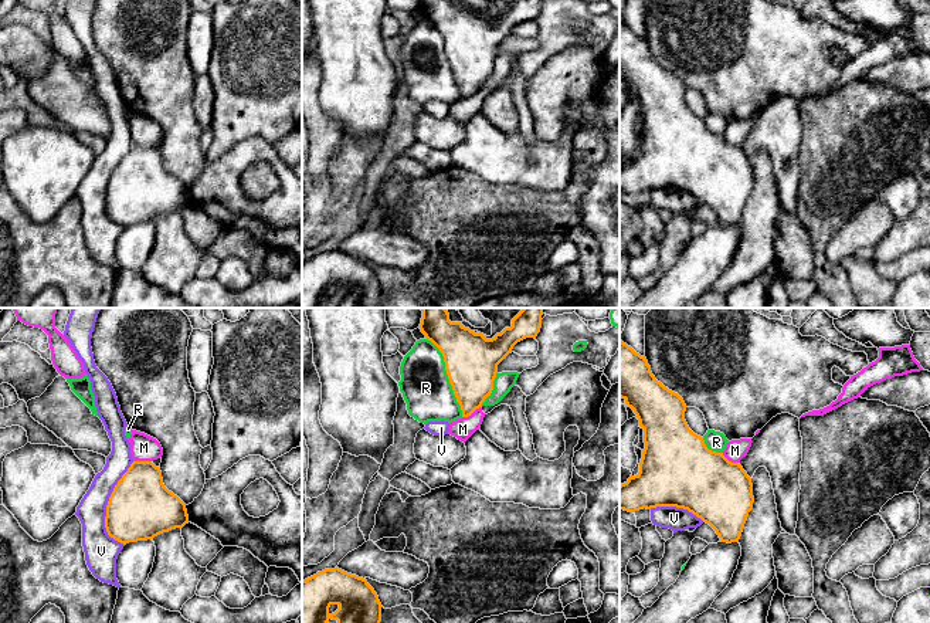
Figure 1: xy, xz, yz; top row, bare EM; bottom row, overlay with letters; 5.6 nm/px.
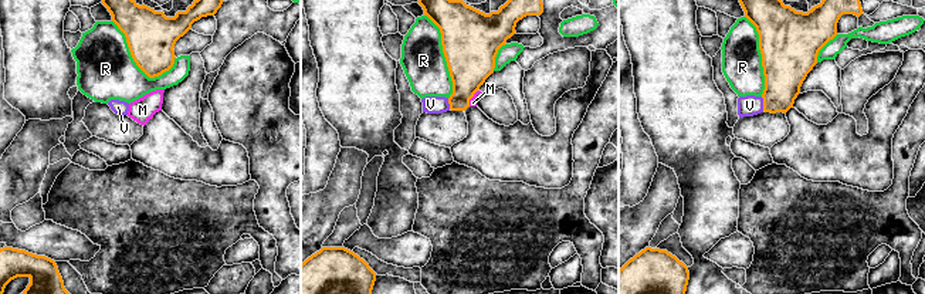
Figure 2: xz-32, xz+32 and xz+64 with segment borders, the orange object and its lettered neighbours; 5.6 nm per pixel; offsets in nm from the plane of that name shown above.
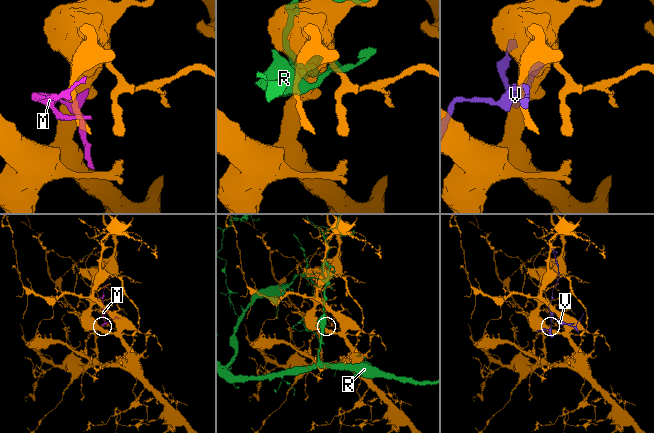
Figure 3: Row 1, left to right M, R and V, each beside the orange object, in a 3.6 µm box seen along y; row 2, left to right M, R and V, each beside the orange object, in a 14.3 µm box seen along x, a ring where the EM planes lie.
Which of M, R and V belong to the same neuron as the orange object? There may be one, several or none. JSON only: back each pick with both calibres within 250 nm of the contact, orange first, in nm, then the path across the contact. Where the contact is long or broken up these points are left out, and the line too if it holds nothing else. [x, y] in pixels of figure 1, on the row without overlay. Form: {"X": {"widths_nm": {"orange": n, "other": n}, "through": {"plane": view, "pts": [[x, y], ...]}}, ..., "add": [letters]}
{"add": []}

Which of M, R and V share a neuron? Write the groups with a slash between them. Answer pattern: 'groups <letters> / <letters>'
groups M / R / V

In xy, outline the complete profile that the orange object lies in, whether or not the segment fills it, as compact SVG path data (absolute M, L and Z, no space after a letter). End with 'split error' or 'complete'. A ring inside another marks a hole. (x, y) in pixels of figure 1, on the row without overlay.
M133 143L115 167L105 199L111 220L126 227L189 206L186 186L169 173L152 143Z; complete

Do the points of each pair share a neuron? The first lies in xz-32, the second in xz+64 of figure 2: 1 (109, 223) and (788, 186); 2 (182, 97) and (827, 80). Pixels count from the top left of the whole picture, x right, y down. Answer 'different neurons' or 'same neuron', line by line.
1: same neuron
2: different neurons

